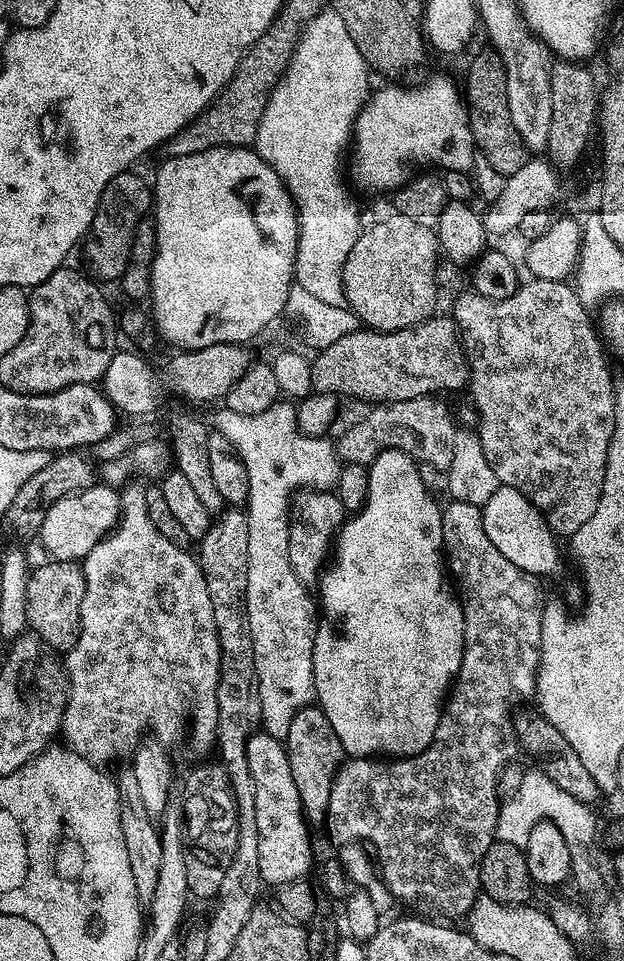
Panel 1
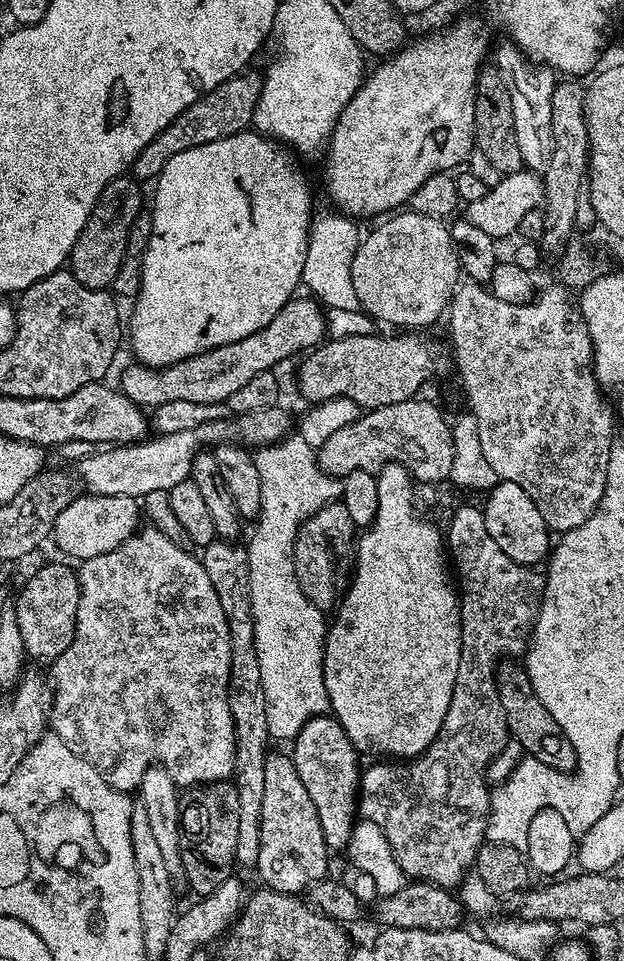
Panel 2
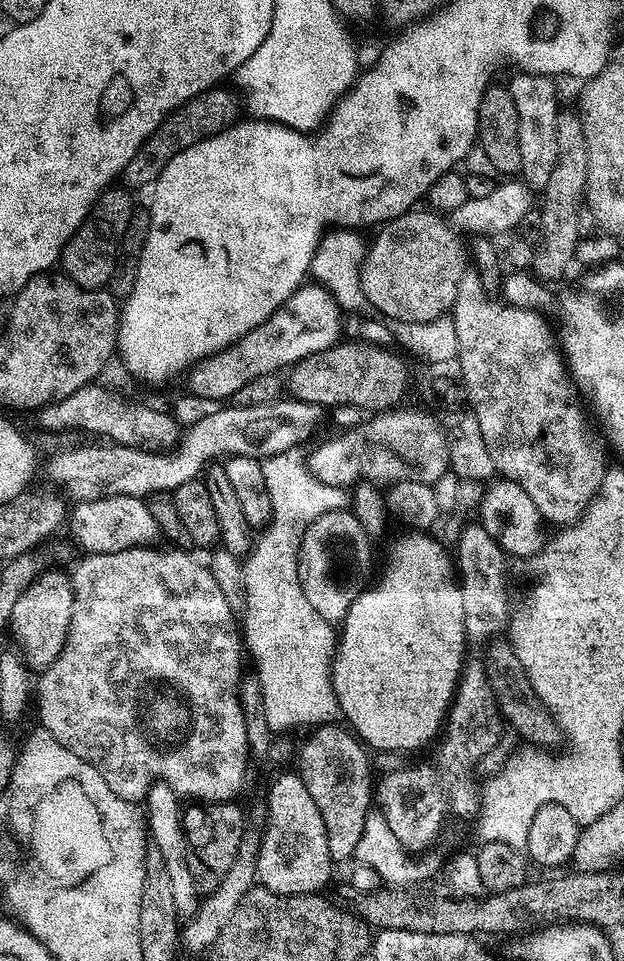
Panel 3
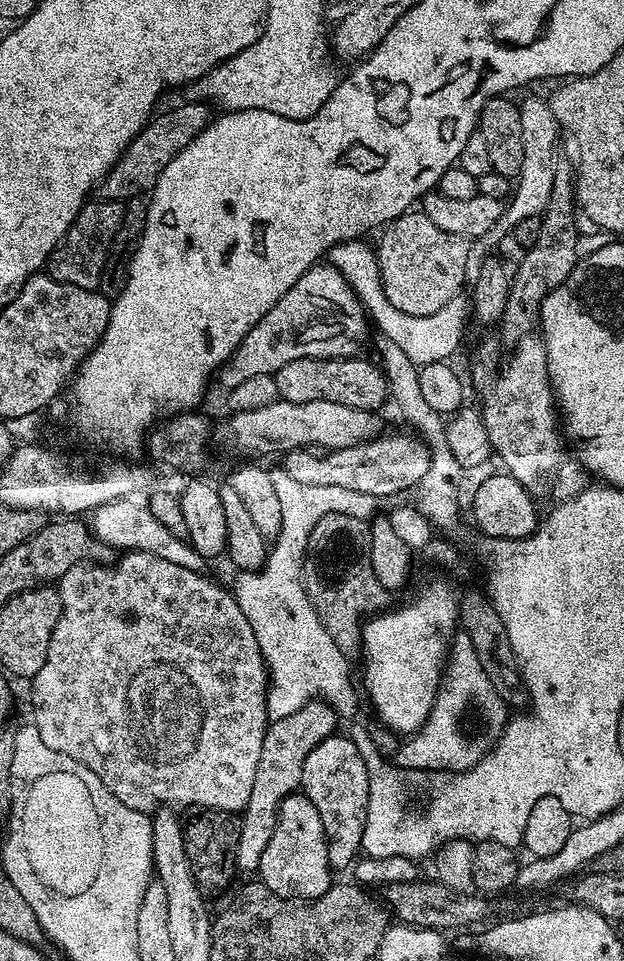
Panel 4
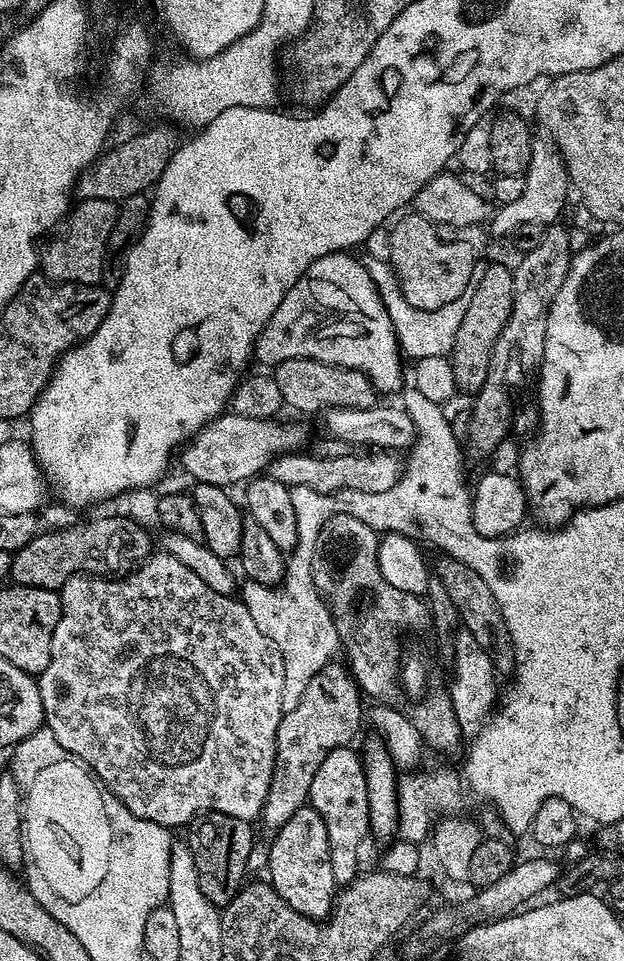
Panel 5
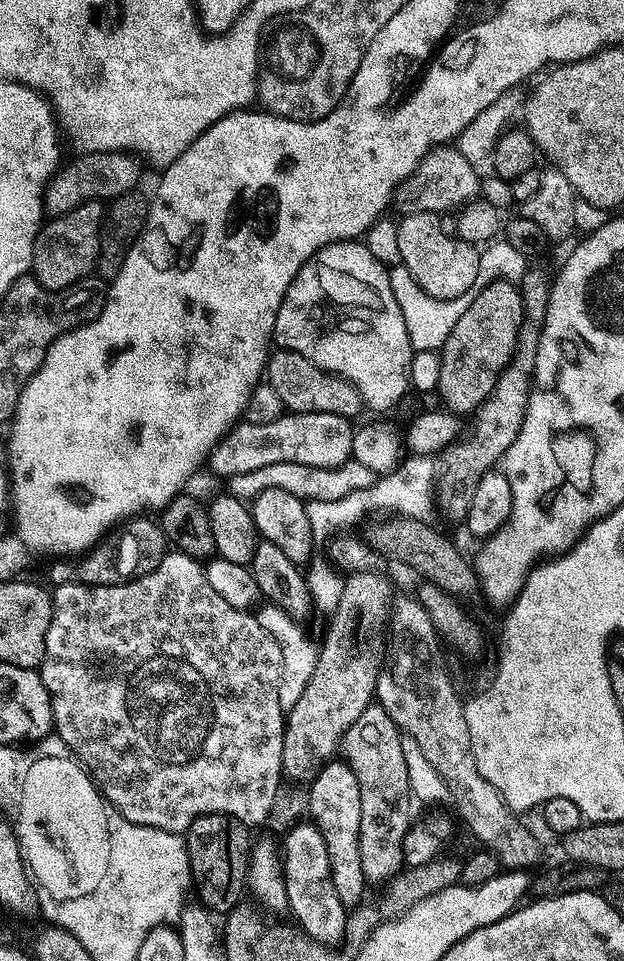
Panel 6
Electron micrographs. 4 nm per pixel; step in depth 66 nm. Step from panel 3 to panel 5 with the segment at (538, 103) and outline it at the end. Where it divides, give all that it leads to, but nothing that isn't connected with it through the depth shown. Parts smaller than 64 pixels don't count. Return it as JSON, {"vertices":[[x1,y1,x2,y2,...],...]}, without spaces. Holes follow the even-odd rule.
{"vertices":[[537,139,530,150,530,162,523,174,526,187,522,190,521,196,514,202,499,205,491,217,490,225,492,224,492,232,496,236,508,238,514,230,518,230,518,226,530,222,547,226,561,219,564,203,568,200,568,192,570,193,568,168,564,165,558,146,553,144,551,139,543,139]]}

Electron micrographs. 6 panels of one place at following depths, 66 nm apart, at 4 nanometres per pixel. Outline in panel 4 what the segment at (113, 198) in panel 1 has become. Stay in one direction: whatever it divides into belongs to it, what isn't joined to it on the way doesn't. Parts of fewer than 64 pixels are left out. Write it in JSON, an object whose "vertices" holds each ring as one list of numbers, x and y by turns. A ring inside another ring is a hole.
{"vertices":[[92,198,84,203,78,218,49,256,47,275,70,286,99,289,102,270,106,266,114,242,114,234,118,234,118,226,122,226,123,213,124,204,119,200]]}

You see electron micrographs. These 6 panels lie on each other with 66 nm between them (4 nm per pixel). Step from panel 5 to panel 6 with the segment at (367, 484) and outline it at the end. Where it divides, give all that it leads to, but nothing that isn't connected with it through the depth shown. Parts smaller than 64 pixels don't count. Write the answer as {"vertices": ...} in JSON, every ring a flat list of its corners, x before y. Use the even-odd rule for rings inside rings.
{"vertices":[[350,459,337,468,319,468,318,466,298,466,298,462,278,462,275,466,262,466,262,470,250,470,250,474,233,476,227,481,227,491,241,498,257,496,262,490,287,490,294,498,305,502,334,502,338,498,346,498,354,490,366,490,376,484,378,476,362,466,358,461]]}

